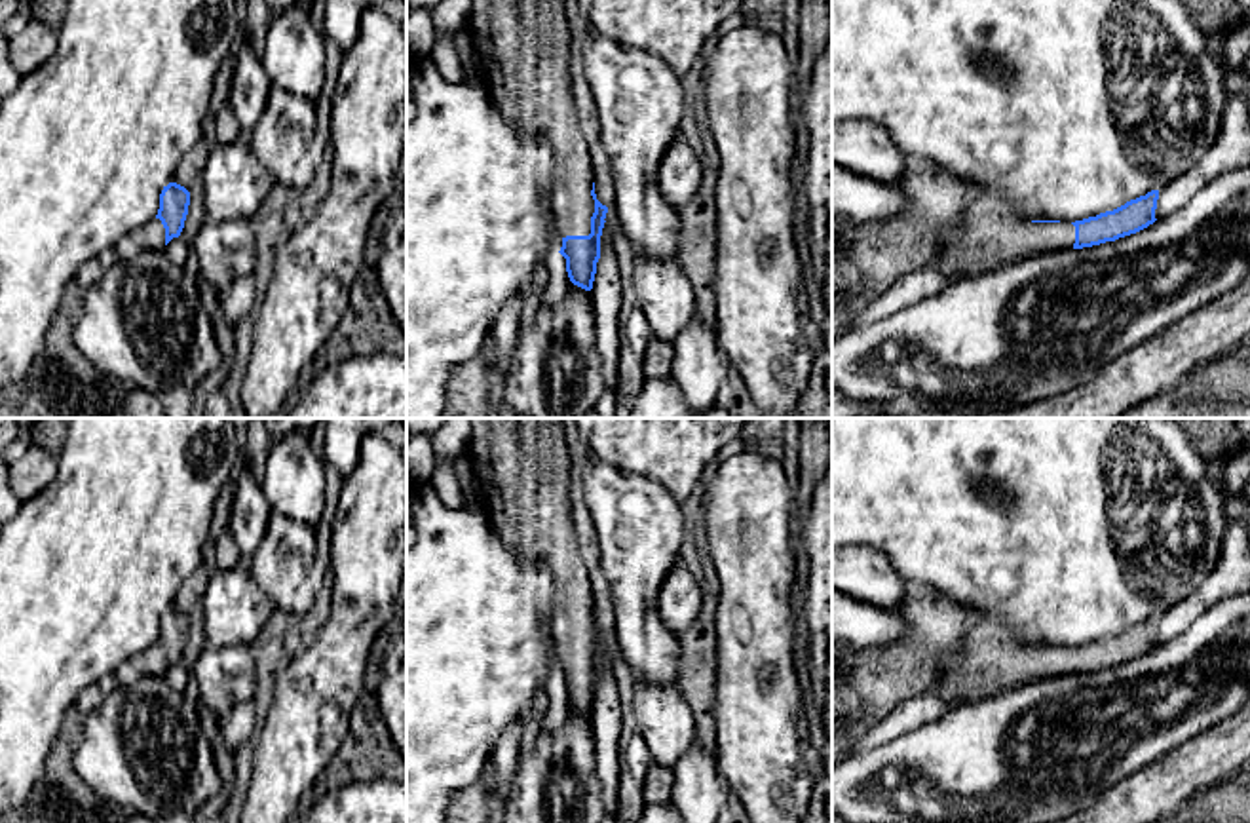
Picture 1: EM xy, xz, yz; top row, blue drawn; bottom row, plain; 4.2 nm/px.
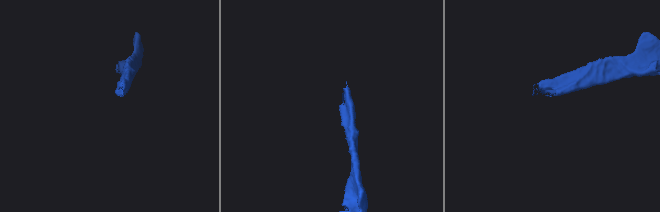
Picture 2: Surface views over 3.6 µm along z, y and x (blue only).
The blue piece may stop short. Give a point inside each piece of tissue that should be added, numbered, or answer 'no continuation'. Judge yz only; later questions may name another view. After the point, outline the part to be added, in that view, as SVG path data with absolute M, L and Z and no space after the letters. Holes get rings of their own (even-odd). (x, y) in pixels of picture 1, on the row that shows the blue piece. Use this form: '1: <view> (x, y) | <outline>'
1: yz (986, 234) | M980 194L957 219L929 268L944 276L982 274L1035 255L1071 249L1071 222L1020 220L999 194Z

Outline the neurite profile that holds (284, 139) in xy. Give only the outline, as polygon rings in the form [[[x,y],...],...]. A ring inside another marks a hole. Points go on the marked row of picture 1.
[[[274,86],[251,133],[251,148],[275,181],[277,192],[296,196],[312,182],[323,160],[315,139],[315,103]]]

